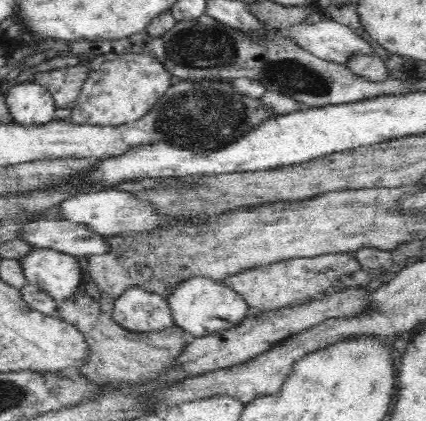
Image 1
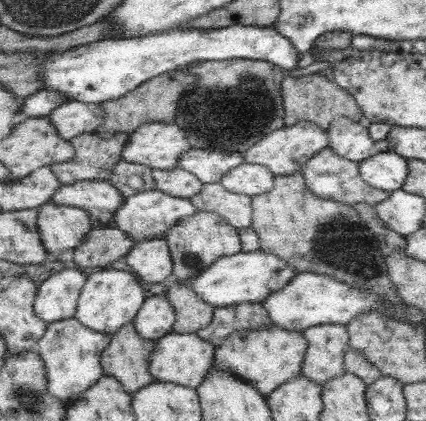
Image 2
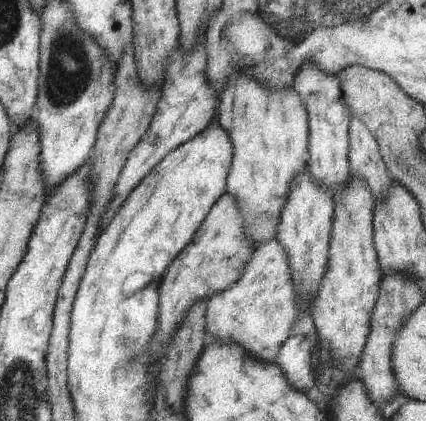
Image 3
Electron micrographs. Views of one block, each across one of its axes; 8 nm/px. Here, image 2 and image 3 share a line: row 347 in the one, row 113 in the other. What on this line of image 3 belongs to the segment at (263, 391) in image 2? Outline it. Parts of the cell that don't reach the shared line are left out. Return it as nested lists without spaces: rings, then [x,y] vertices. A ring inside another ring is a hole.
[[[231,74],[227,78],[227,86],[221,92],[219,102],[219,128],[223,128],[233,144],[233,162],[227,176],[227,188],[225,192],[231,194],[237,200],[239,212],[243,216],[243,232],[249,240],[253,252],[259,250],[259,246],[273,242],[277,238],[277,226],[281,220],[283,206],[287,206],[287,194],[291,192],[291,184],[299,174],[305,174],[307,158],[309,158],[309,118],[303,102],[299,100],[299,94],[289,90],[265,90],[255,80]]]

